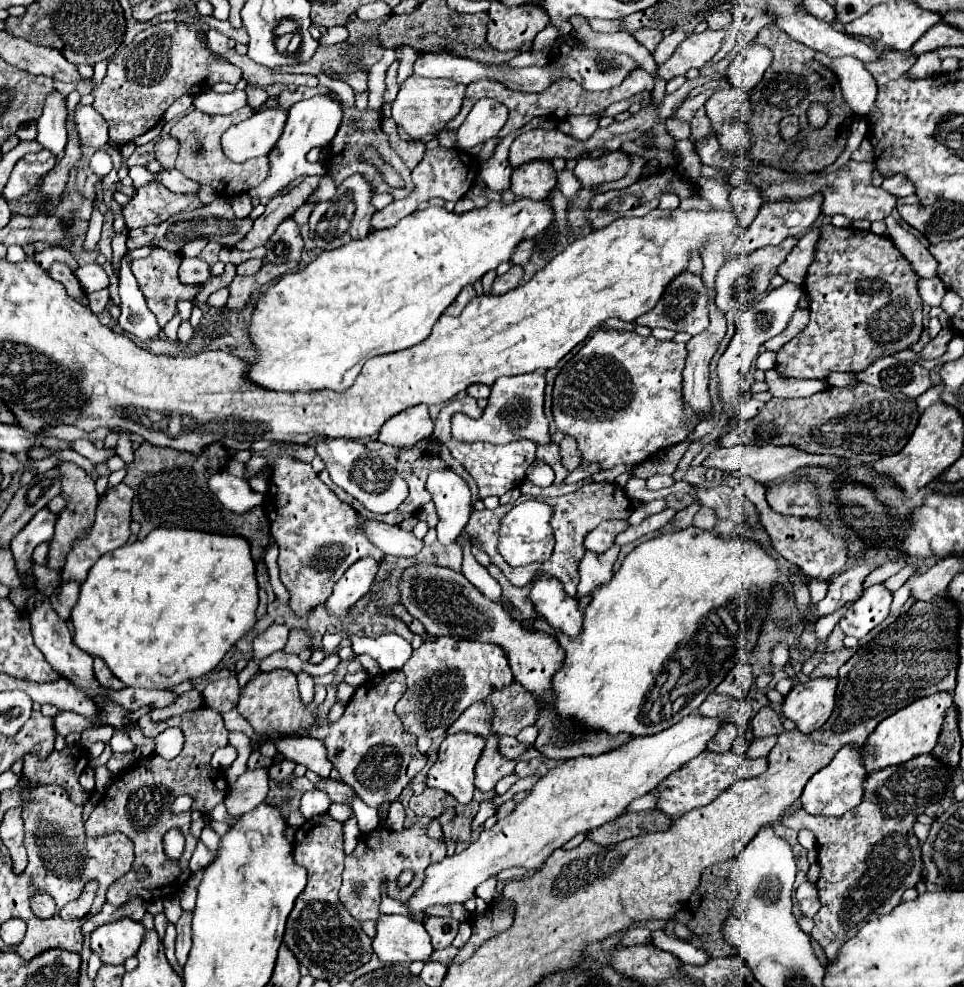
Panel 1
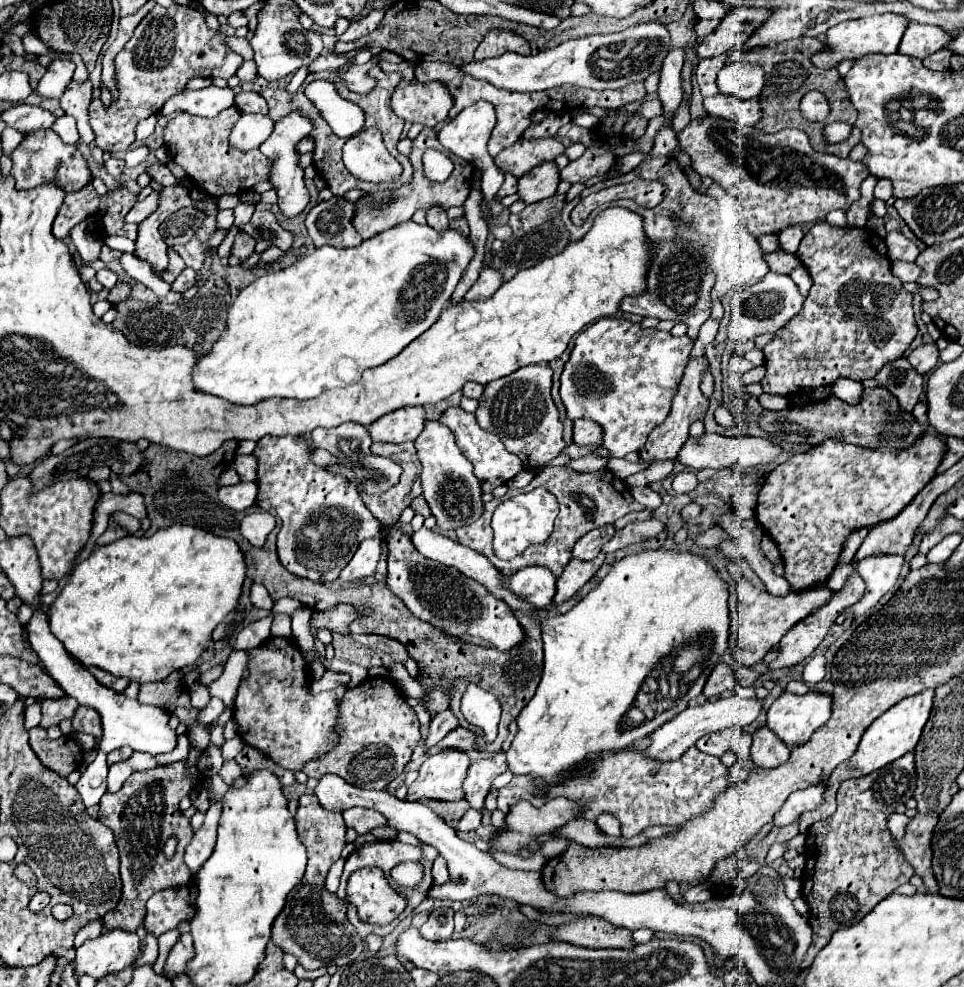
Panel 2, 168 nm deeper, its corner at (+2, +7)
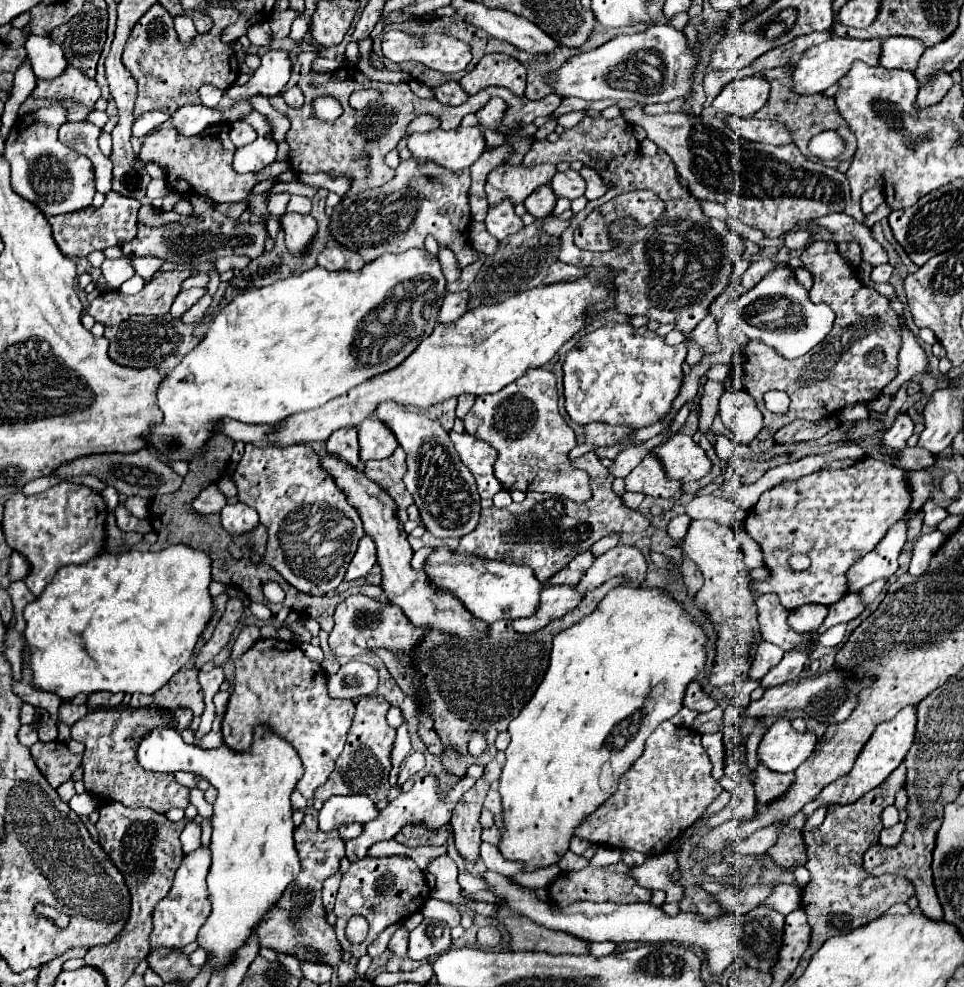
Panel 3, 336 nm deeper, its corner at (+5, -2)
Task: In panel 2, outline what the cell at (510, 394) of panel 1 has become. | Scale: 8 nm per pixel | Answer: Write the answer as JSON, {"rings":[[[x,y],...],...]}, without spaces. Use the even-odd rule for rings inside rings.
{"rings":[[[535,364],[489,382],[475,412],[483,430],[497,434],[509,452],[525,460],[525,470],[537,470],[565,448],[563,424],[559,422],[559,412],[551,400],[551,374],[553,370],[549,364]]]}

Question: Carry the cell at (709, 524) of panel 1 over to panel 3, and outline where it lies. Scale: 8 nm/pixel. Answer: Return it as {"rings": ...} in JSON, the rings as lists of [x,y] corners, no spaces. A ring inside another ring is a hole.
{"rings":[[[678,515],[666,525],[666,533],[668,533],[668,537],[672,537],[676,541],[684,539],[684,535],[688,531],[688,525],[690,525],[690,517],[688,515]]]}

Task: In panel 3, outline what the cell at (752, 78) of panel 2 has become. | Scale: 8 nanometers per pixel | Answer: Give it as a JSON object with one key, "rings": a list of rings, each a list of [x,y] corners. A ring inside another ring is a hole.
{"rings":[[[746,77],[728,83],[714,99],[712,107],[720,119],[752,117],[768,99],[770,83],[760,77]]]}

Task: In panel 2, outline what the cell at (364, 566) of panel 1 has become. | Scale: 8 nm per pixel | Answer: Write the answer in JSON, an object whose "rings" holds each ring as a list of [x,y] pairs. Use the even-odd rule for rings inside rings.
{"rings":[[[369,538],[365,542],[361,542],[361,546],[355,552],[355,556],[343,568],[339,578],[343,582],[349,582],[349,584],[355,584],[355,582],[361,582],[361,580],[369,578],[375,572],[375,568],[377,568],[379,554],[381,554],[381,540]]]}

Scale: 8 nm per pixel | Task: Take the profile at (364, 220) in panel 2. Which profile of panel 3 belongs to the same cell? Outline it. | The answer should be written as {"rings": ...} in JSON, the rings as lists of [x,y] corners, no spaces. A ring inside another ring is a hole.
{"rings":[[[410,157],[408,161],[402,161],[394,173],[394,179],[386,185],[382,185],[380,189],[372,189],[372,191],[362,191],[358,195],[350,195],[350,197],[342,197],[342,201],[334,207],[334,213],[330,215],[330,235],[332,239],[336,239],[336,243],[340,243],[346,249],[358,251],[366,263],[378,259],[384,253],[402,253],[408,249],[422,249],[424,247],[424,239],[428,235],[432,235],[436,239],[436,243],[440,247],[448,247],[458,261],[458,267],[464,269],[470,263],[478,261],[478,253],[468,247],[468,229],[470,229],[470,205],[468,205],[468,189],[470,189],[470,171],[446,171],[440,165],[424,165],[418,167],[416,161]],[[424,173],[432,173],[432,181],[424,177]]]}

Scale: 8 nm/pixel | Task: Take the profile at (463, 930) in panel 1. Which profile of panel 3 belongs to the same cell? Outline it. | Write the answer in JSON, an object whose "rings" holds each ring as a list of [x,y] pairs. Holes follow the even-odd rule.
{"rings":[[[432,897],[424,903],[422,915],[428,917],[428,919],[444,921],[450,927],[460,925],[460,909],[456,905],[452,905],[452,903],[444,903],[444,901],[438,901],[438,899],[432,899]]]}

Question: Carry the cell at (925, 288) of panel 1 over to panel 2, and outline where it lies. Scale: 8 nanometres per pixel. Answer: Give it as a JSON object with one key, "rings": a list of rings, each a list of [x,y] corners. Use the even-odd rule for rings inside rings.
{"rings":[[[891,262],[891,270],[893,274],[901,280],[901,282],[915,282],[921,276],[921,268],[913,262]]]}

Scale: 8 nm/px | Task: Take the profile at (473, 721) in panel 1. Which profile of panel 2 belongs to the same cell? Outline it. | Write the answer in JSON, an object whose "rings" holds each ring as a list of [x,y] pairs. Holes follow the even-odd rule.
{"rings":[[[445,710],[437,718],[433,718],[431,728],[429,728],[429,736],[427,736],[427,742],[425,742],[425,750],[433,748],[445,734],[449,734],[451,730],[455,730],[457,726],[459,726],[459,720],[453,714],[453,710]]]}

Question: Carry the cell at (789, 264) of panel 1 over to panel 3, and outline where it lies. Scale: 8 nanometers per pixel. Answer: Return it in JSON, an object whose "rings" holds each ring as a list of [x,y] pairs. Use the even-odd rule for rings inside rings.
{"rings":[[[760,257],[758,261],[752,261],[750,267],[746,269],[746,273],[744,273],[742,279],[740,279],[742,287],[744,287],[744,289],[752,289],[772,267],[774,267],[774,261],[770,261],[768,257]]]}

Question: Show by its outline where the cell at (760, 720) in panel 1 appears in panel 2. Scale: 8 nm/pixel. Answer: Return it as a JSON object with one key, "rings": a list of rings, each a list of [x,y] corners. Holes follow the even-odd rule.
{"rings":[[[761,726],[753,732],[751,758],[755,766],[779,766],[787,762],[789,746],[783,746],[777,734],[773,734],[773,730],[769,730],[767,726]]]}

